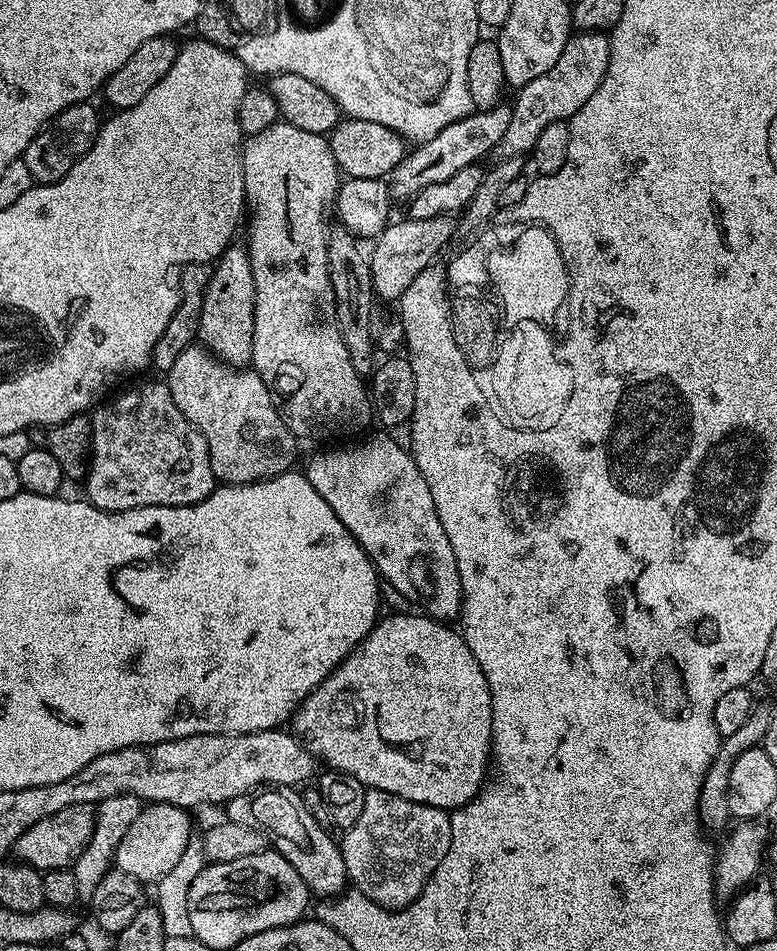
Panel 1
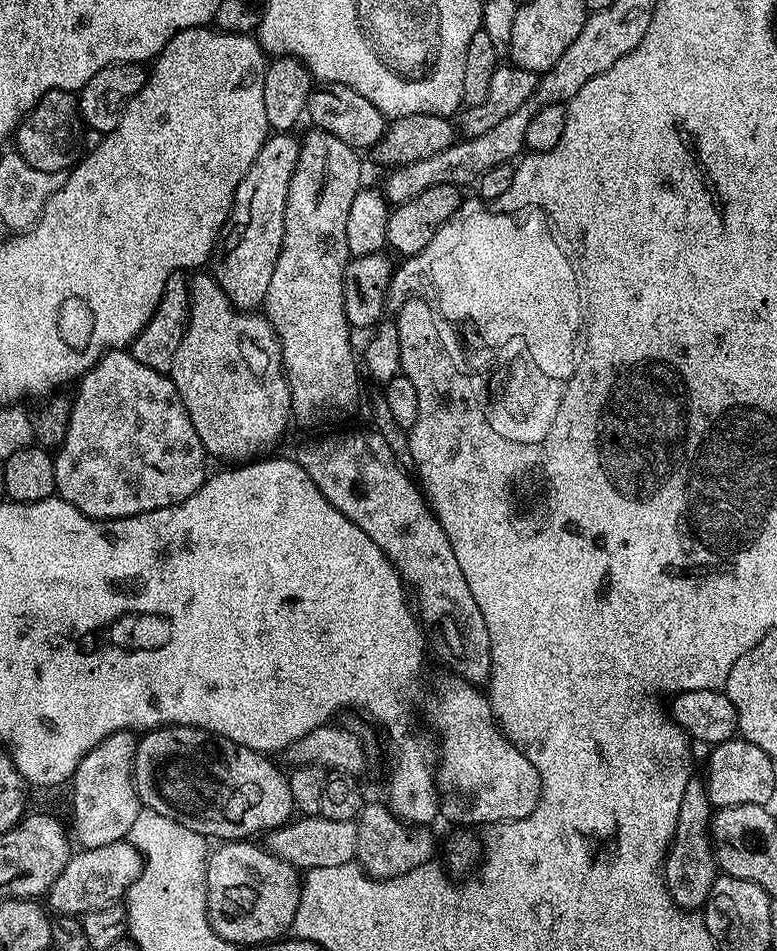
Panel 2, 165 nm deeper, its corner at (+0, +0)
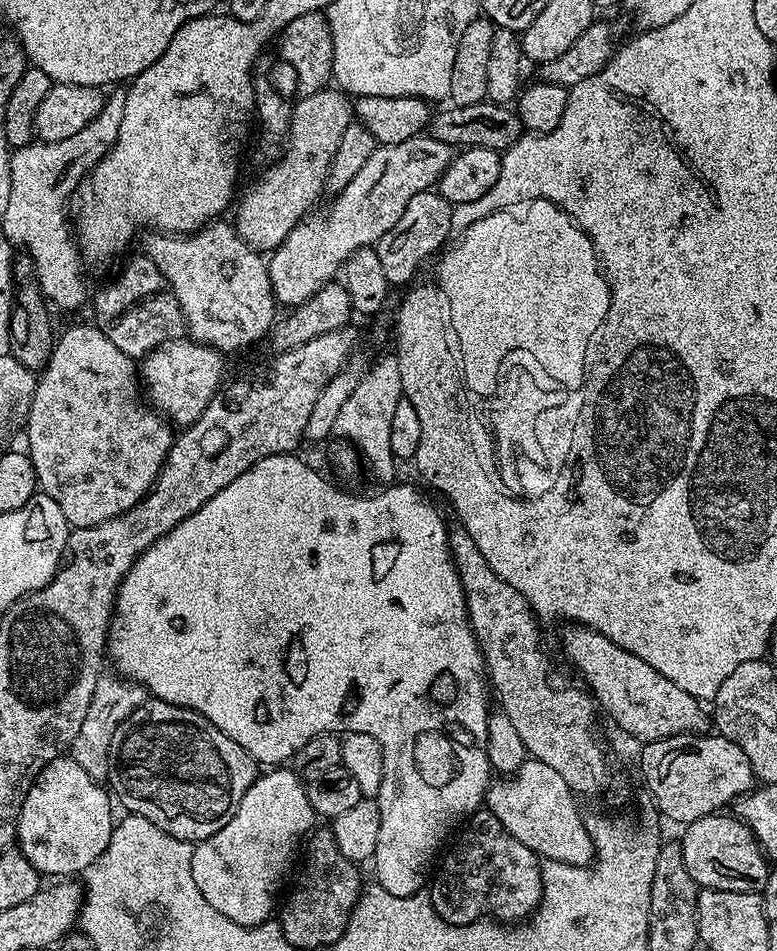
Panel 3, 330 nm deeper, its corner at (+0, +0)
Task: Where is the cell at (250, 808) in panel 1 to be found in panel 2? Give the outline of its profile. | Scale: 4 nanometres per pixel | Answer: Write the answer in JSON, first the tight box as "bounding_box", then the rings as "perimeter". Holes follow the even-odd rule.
{"bounding_box":[132,724,293,842],"perimeter":[[[169,724],[137,739],[132,777],[143,807],[166,814],[205,838],[235,842],[255,837],[255,832],[267,834],[293,819],[287,775],[268,760],[265,753],[238,746],[213,732]]]}

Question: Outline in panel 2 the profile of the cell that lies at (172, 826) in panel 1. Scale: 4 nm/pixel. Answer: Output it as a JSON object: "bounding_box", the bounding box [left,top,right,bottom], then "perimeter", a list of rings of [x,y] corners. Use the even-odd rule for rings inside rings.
{"bounding_box":[47,839,143,918],"perimeter":[[[127,839],[106,846],[77,851],[68,859],[62,874],[58,874],[58,878],[48,889],[47,907],[53,913],[62,916],[83,918],[87,912],[93,912],[102,906],[119,901],[143,868],[143,856],[133,844],[128,843]]]}

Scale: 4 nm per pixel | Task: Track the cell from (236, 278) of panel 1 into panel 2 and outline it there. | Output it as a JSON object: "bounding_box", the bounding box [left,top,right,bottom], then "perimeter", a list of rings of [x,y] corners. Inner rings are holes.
{"bounding_box":[210,134,301,310],"perimeter":[[[272,134],[258,150],[258,158],[250,162],[246,178],[238,182],[232,209],[224,231],[216,242],[210,261],[210,274],[222,286],[234,308],[256,310],[263,305],[274,262],[282,250],[282,234],[286,222],[286,198],[290,194],[290,178],[298,166],[301,141],[292,134]]]}

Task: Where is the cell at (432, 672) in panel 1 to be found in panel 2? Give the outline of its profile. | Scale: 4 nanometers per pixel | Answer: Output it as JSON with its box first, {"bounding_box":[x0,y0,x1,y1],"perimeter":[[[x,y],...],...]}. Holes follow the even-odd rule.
{"bounding_box":[436,678,540,826],"perimeter":[[[456,678],[453,681],[436,700],[436,728],[441,736],[441,740],[438,740],[438,787],[442,816],[453,820],[456,826],[503,824],[505,820],[527,816],[530,809],[536,808],[540,801],[538,770],[534,770],[530,758],[526,758],[526,754],[514,747],[500,731],[496,718],[492,715],[492,703],[488,701],[487,695],[477,685],[466,680]]]}

